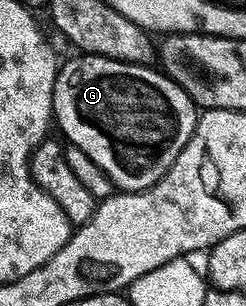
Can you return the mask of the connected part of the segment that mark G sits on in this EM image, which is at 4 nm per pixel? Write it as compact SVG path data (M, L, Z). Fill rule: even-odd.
M80 53L75 57L77 59L69 63L59 64L54 81L52 118L55 126L60 126L59 134L71 146L82 149L86 157L102 165L104 172L121 192L148 190L168 172L178 153L182 153L186 141L190 141L198 120L196 104L173 79L155 66L123 63L101 55Z

